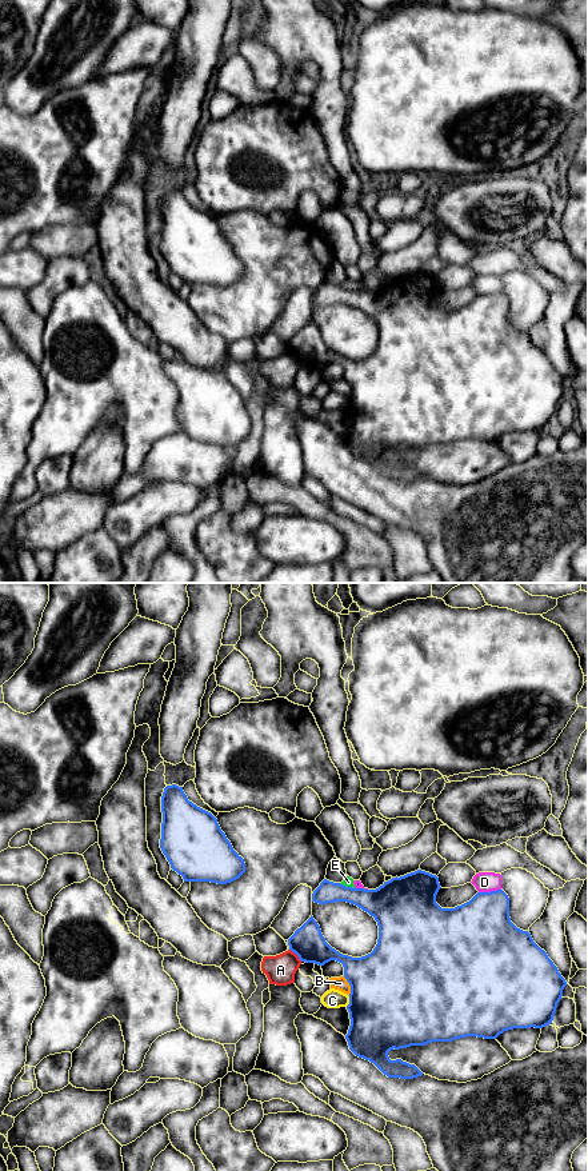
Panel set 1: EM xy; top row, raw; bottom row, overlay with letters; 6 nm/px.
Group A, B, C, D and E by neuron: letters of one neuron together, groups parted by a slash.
A / B / C / D E

